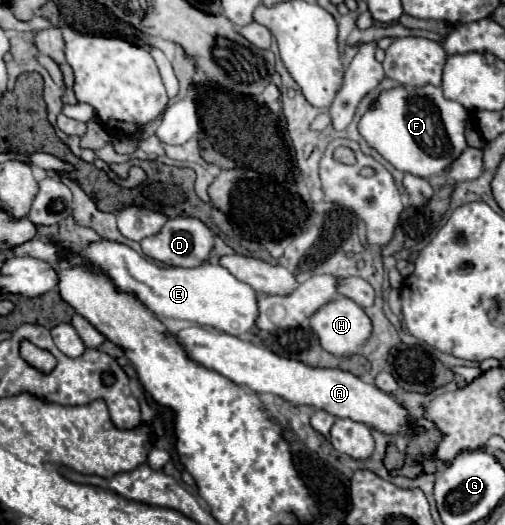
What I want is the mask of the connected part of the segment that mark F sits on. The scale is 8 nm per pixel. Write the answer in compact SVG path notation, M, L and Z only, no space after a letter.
M398 86L380 94L372 110L368 110L358 128L366 142L376 148L396 170L418 178L446 176L450 164L464 152L466 144L466 108L446 100L442 88L436 86Z

